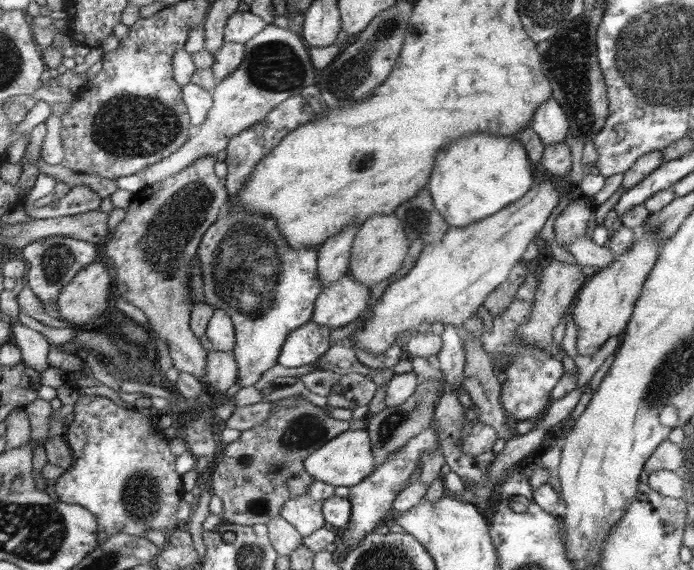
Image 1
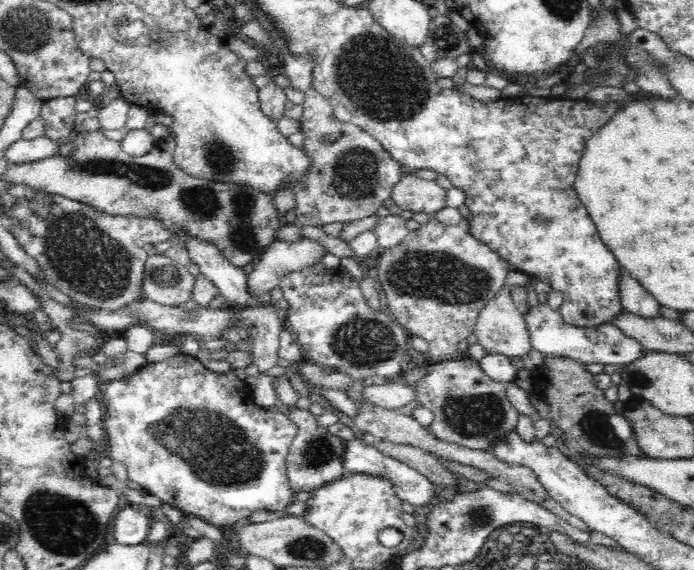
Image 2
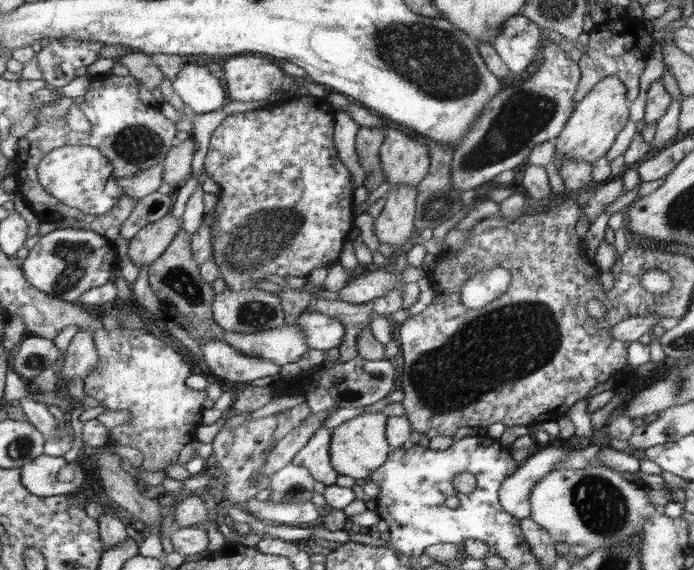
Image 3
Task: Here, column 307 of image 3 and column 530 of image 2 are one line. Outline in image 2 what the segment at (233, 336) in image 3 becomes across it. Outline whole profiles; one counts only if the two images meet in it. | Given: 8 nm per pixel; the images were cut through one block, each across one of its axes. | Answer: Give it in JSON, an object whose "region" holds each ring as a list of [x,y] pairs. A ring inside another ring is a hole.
{"region":[[[500,291],[500,296],[496,296],[490,303],[482,308],[478,314],[475,335],[478,343],[487,351],[487,354],[502,354],[507,358],[521,359],[524,355],[533,350],[530,345],[530,334],[525,322],[525,314],[522,314],[514,304],[509,293]]]}

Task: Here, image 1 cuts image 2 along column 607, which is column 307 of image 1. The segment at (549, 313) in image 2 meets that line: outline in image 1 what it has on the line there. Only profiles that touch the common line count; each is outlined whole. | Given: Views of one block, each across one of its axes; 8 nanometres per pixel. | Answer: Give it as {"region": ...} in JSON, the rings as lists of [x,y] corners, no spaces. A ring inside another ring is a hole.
{"region":[[[314,320],[293,331],[283,345],[278,363],[286,368],[298,368],[314,364],[330,348],[329,326],[317,324]]]}

